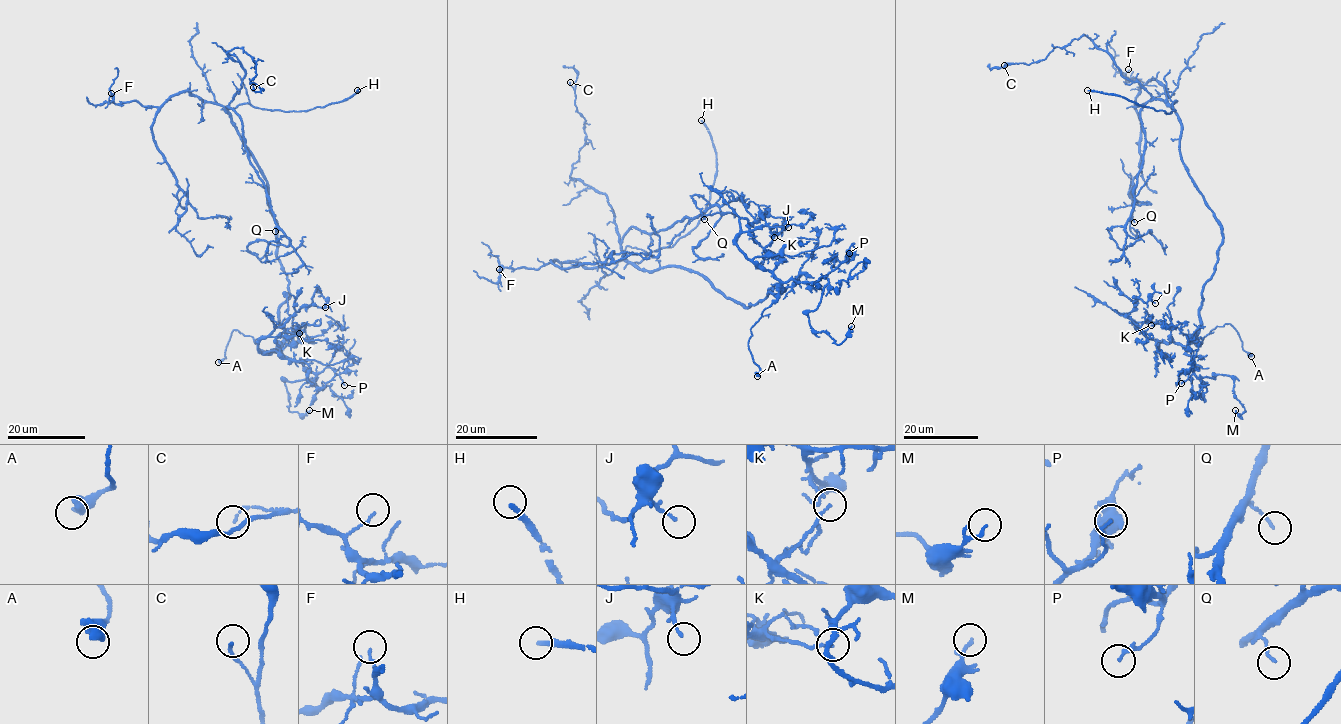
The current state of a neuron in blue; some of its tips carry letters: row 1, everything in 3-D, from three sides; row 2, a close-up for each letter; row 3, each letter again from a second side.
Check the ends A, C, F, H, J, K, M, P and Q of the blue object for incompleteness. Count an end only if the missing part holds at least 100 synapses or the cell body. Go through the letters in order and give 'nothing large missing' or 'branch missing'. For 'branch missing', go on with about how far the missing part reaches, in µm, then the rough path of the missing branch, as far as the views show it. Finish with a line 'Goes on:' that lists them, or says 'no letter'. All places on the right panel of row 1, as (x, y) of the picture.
A: nothing large missing
C: nothing large missing
F: nothing large missing
H: branch missing | 15 µm | (1087, 90), (1039, 85)
J: nothing large missing
K: nothing large missing
M: nothing large missing
P: nothing large missing
Q: nothing large missing
Goes on: H

